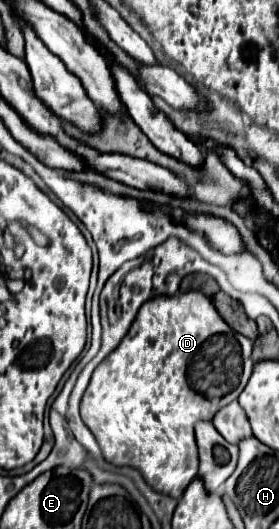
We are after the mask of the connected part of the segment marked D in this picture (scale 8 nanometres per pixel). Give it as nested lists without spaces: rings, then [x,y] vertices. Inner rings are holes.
[[[189,291],[181,296],[153,296],[151,300],[147,300],[147,304],[143,304],[143,308],[139,308],[137,318],[133,320],[133,324],[131,324],[127,336],[121,340],[119,348],[115,348],[115,352],[111,352],[111,356],[107,356],[95,368],[91,382],[89,382],[89,386],[83,394],[83,400],[81,400],[81,418],[89,426],[89,430],[95,434],[107,462],[111,462],[115,466],[133,466],[133,468],[141,470],[141,474],[155,488],[155,492],[163,492],[163,494],[169,494],[179,500],[199,470],[199,454],[197,454],[197,444],[195,444],[195,422],[197,420],[213,420],[213,416],[223,406],[227,406],[231,400],[239,398],[239,394],[247,386],[247,380],[251,378],[251,372],[255,366],[251,360],[251,350],[253,350],[253,342],[247,336],[237,334],[231,326],[227,326],[227,322],[213,308],[211,300],[207,296],[203,296],[201,292]]]

